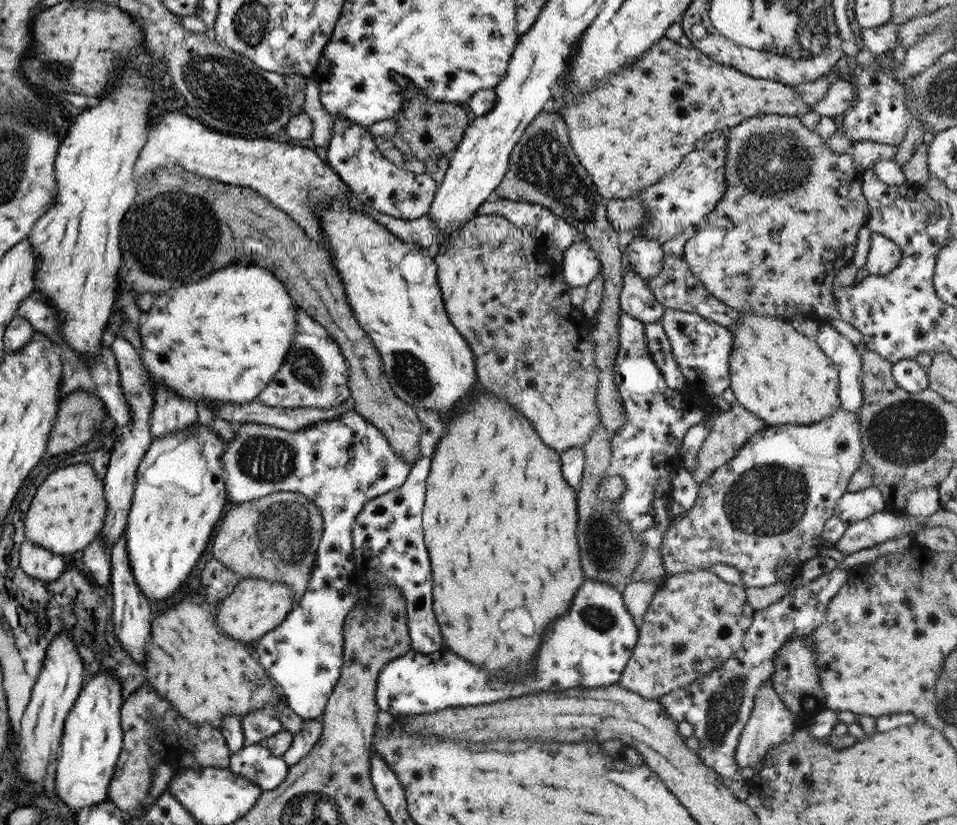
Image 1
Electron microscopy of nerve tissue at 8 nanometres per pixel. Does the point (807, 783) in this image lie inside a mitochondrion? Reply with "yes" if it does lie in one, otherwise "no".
yes

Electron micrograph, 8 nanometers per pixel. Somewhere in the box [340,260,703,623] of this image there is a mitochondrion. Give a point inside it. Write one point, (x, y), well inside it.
(605, 547)

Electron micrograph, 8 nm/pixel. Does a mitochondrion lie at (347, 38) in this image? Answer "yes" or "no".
no

